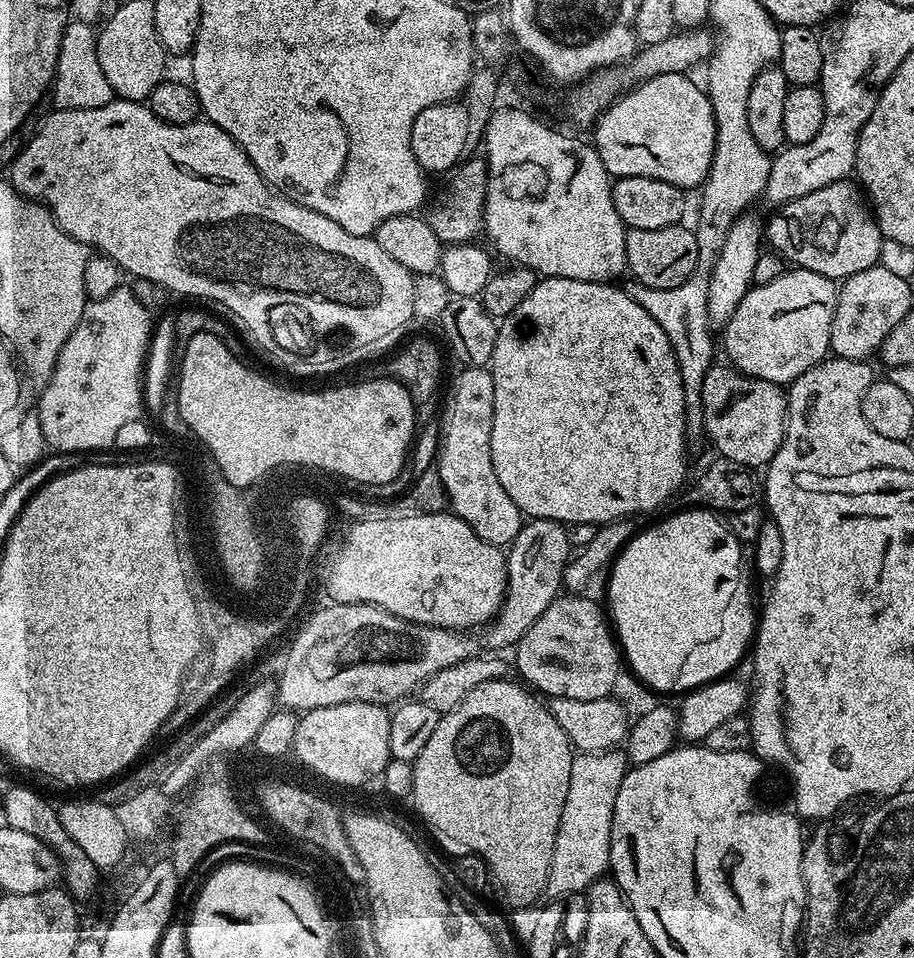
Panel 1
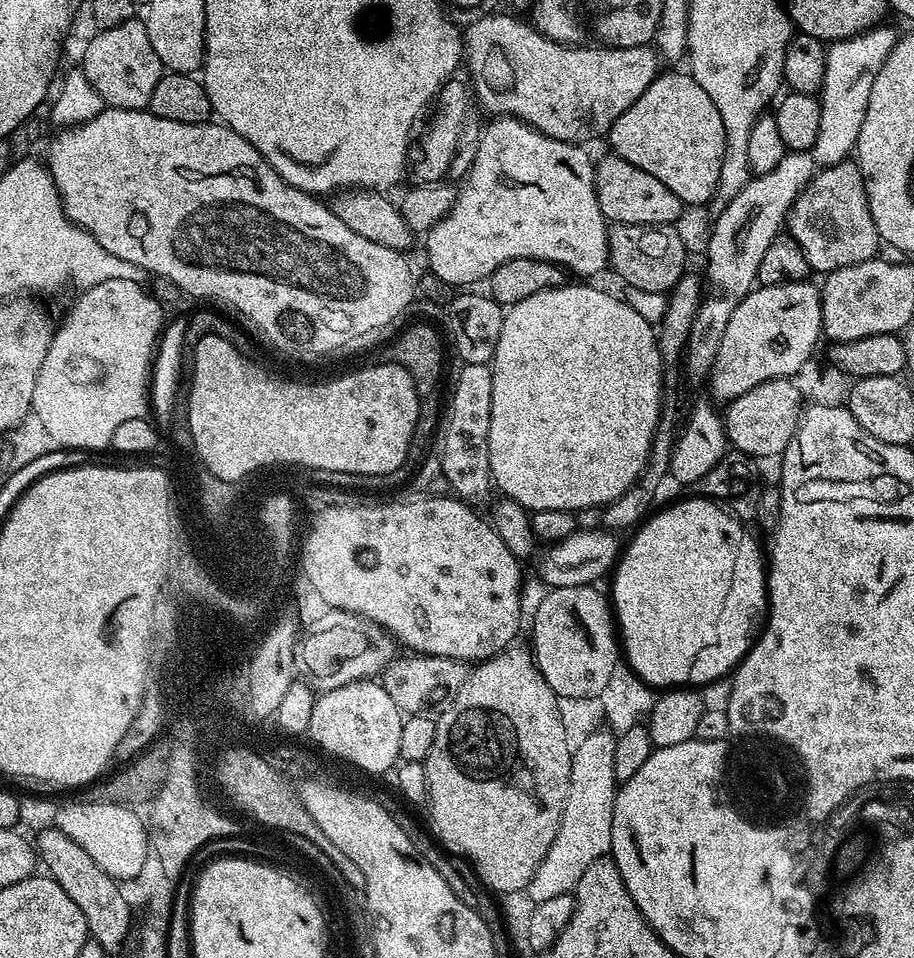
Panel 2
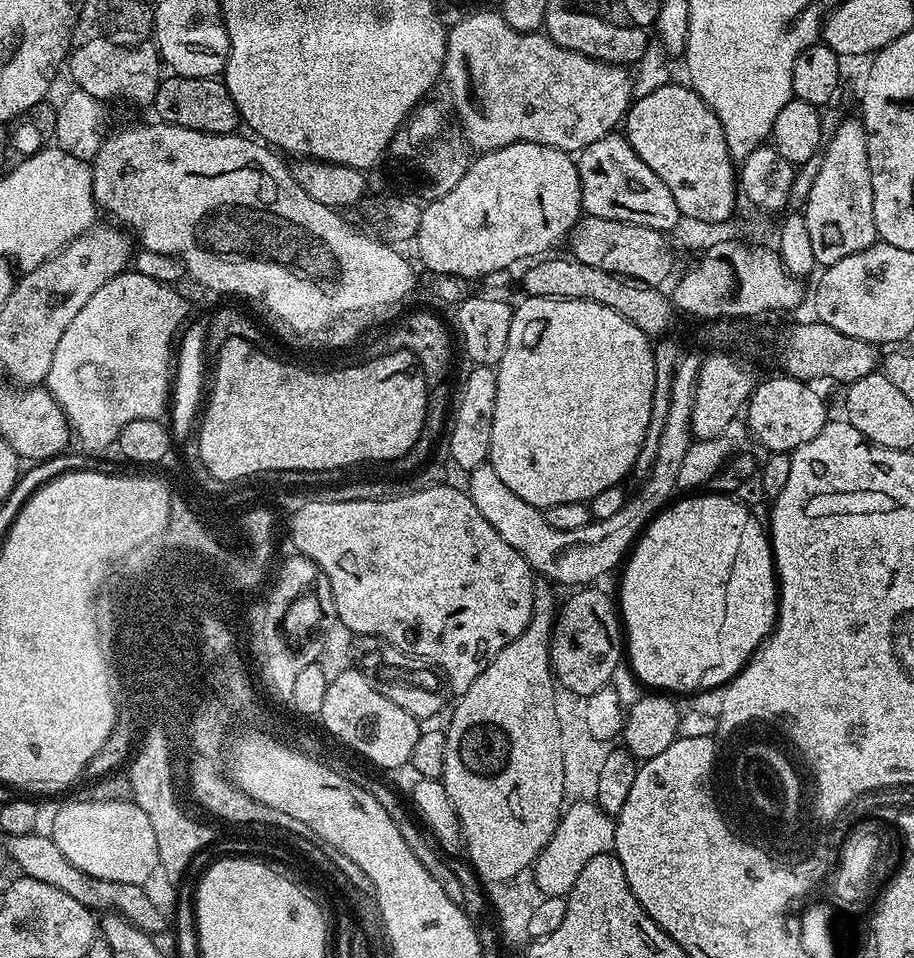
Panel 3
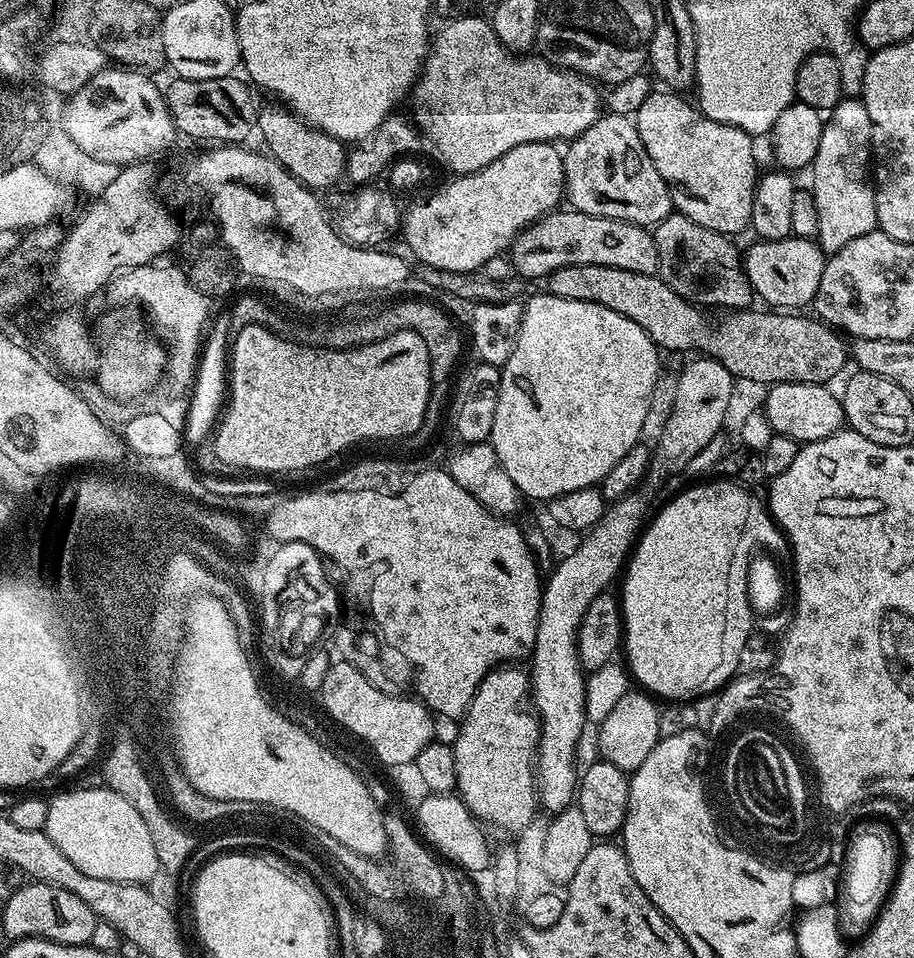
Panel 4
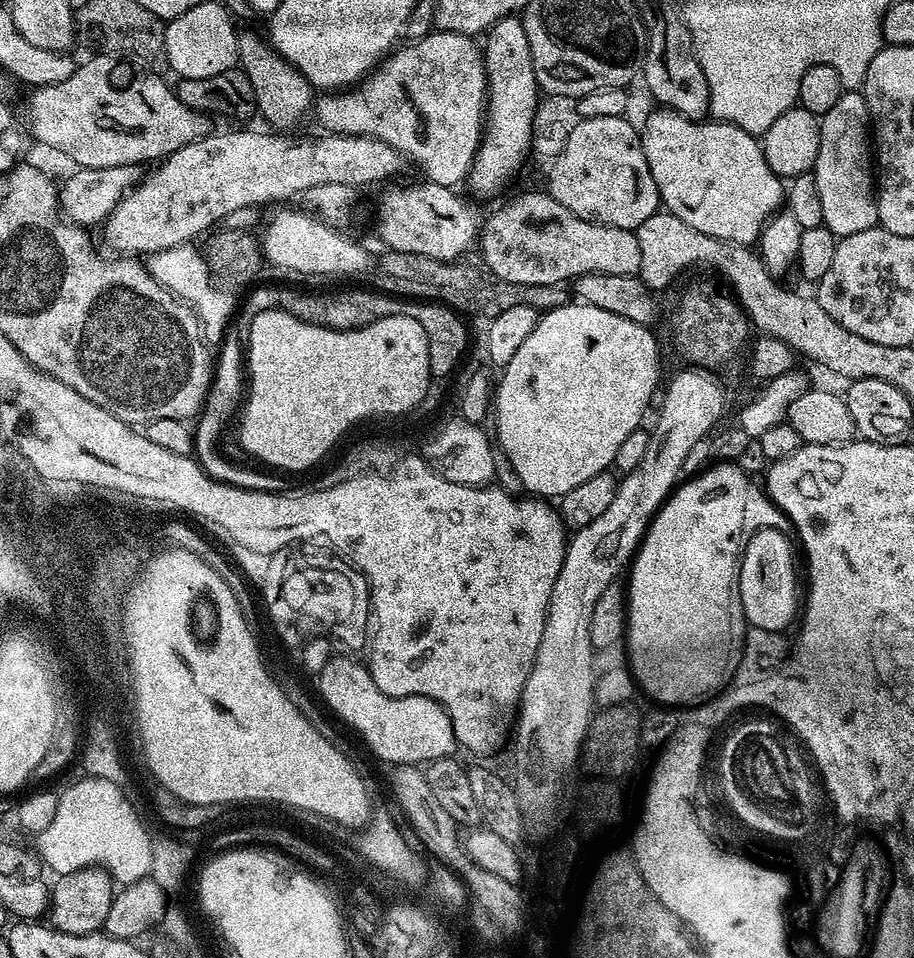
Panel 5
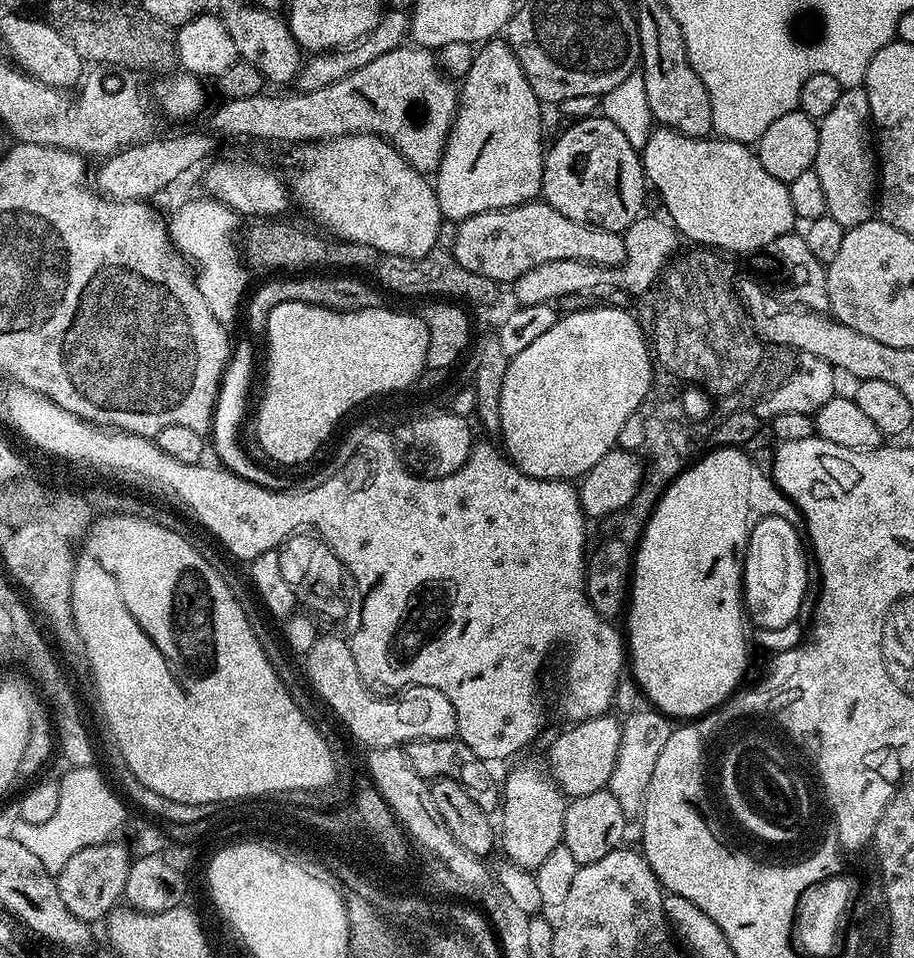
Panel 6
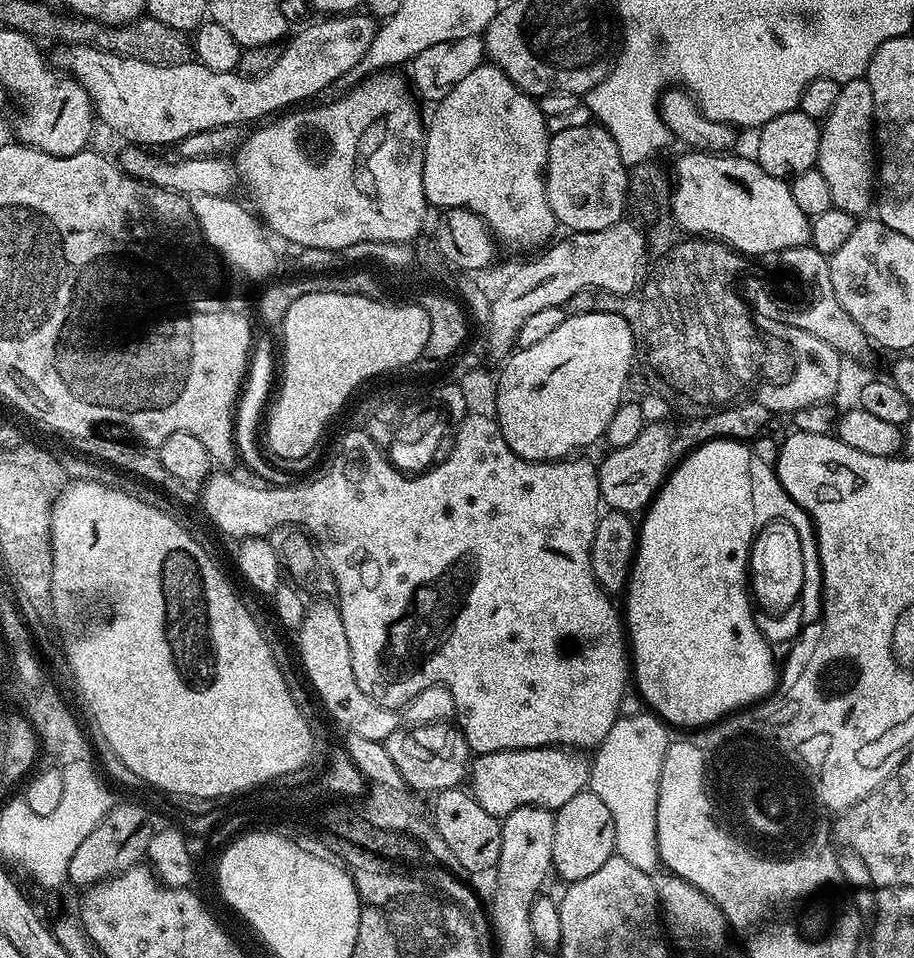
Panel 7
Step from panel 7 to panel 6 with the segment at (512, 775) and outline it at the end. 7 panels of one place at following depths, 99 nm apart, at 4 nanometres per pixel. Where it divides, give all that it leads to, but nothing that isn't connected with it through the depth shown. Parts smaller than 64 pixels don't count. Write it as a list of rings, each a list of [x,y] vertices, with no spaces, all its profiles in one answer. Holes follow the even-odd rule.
[[[612,714],[595,716],[592,720],[573,723],[568,726],[572,728],[566,729],[553,740],[548,748],[546,768],[565,797],[575,798],[607,789],[614,762],[618,758],[620,726],[621,721],[615,720]]]

